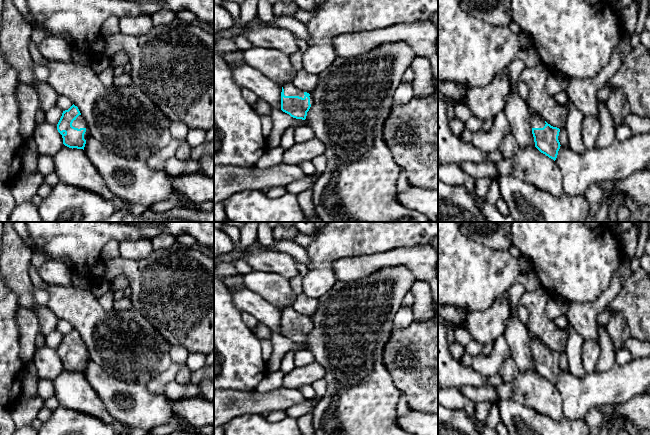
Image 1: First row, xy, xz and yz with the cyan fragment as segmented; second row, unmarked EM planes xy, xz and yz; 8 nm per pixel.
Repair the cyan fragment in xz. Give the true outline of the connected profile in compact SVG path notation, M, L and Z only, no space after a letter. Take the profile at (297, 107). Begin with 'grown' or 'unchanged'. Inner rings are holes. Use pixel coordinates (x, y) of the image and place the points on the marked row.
grown; M293 83L285 84L281 92L281 110L291 117L305 120L314 100L310 93L295 87Z

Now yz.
grown; M538 115L530 116L529 123L532 127L535 147L555 161L561 146L559 142L560 129L551 126Z

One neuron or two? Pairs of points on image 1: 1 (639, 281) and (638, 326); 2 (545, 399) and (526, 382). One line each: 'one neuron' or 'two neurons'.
1: one neuron
2: one neuron

